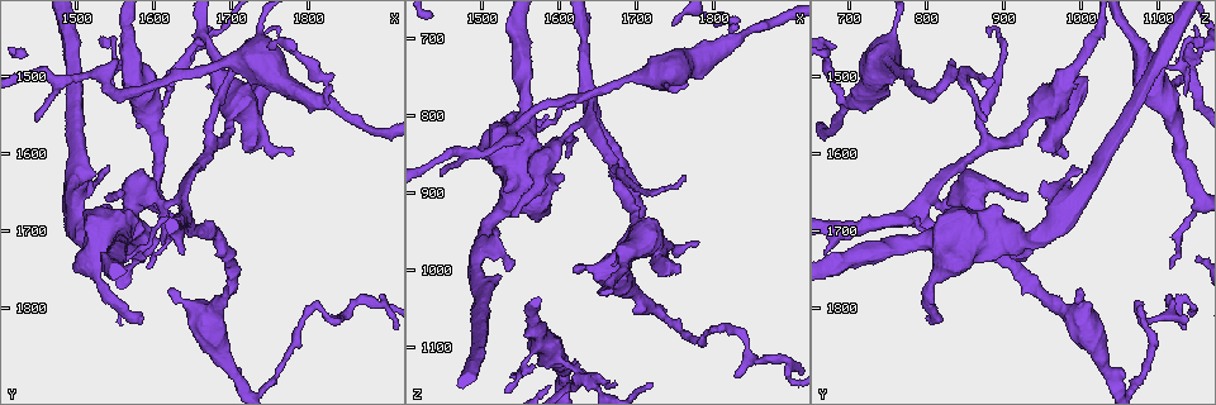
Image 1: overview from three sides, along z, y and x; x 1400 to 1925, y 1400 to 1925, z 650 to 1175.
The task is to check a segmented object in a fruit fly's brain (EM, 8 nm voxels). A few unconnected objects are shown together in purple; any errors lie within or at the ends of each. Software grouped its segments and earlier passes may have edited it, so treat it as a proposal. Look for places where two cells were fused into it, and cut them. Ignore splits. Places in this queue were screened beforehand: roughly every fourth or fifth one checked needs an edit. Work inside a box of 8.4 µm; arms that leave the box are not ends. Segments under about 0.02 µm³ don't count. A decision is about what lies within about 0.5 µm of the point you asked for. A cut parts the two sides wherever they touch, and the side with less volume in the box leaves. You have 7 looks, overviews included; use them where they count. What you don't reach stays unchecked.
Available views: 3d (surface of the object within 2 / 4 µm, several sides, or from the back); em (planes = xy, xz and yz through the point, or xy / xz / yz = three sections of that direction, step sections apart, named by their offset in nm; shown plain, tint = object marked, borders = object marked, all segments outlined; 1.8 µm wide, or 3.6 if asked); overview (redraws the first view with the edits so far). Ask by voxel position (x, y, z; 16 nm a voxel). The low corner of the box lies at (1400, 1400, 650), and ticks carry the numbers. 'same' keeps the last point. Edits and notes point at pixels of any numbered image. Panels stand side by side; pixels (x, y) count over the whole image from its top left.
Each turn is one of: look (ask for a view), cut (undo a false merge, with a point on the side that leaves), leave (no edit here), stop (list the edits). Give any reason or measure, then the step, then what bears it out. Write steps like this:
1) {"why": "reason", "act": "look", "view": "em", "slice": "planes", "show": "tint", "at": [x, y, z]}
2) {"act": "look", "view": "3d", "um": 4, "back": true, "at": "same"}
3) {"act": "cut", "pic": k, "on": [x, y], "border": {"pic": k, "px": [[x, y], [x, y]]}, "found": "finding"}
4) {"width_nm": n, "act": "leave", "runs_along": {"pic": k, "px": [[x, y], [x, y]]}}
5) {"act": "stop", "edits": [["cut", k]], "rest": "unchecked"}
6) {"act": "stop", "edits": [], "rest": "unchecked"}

{"why": "three arms meet", "act": "look", "view": "em", "slice": "planes", "show": "tint", "at": [1670, 1585, 880]}

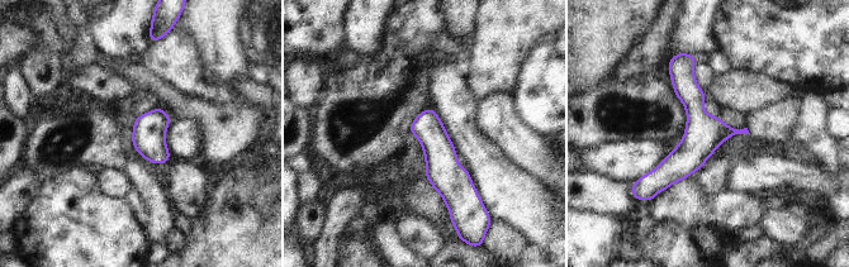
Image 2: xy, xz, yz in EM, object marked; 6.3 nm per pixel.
{"width_nm": 200, "act": "leave", "runs_along": {"pic": 2, "px": [[689, 62], [695, 146], [654, 187]]}, "found": "one cell here"}

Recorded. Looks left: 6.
{"why": "calibre changes", "act": "look", "view": "em", "slice": "planes", "show": "tint", "at": [1740, 1580, 970]}

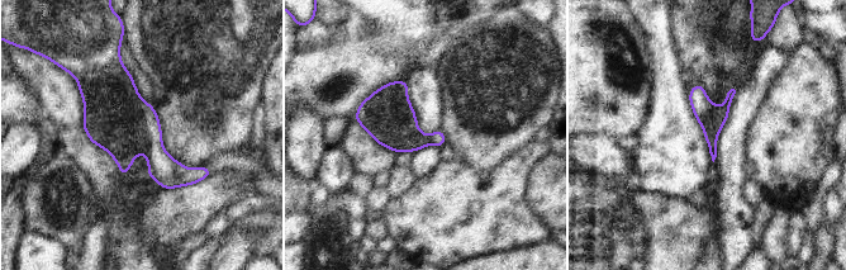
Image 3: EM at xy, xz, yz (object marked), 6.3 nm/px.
{"act": "leave", "runs_along": {"pic": 3, "px": [[733, 89], [712, 122], [713, 152]]}, "found": "continuous, no second cell"}

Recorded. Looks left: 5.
{"why": "sharp bend", "act": "look", "view": "3d", "um": 2, "at": [1805, 1800, 1080]}

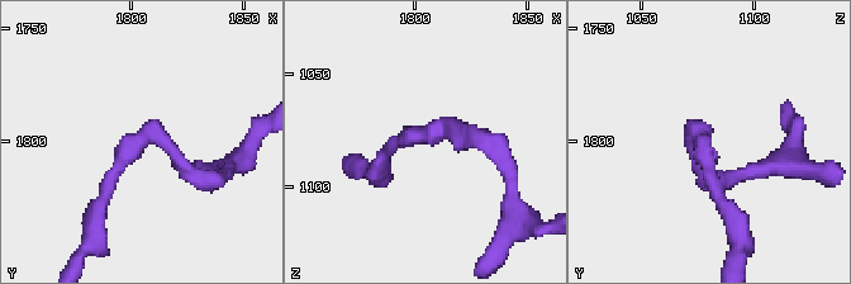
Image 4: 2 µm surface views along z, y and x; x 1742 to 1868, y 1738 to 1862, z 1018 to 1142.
{"why": "shape alone is not enough", "act": "look", "view": "em", "um": 3.6, "slice": "planes", "show": "tint", "at": [1804, 1802, 1077]}

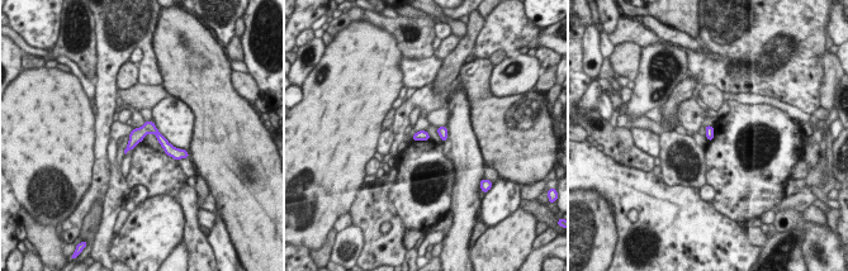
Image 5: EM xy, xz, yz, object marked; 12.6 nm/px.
{"width_nm": 100, "act": "leave", "runs_along": {"pic": 5, "px": [[132, 137], [154, 131], [174, 152]]}, "found": "all the same cell"}

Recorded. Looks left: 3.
{"act": "stop", "edits": [], "rest": "unchecked"}

